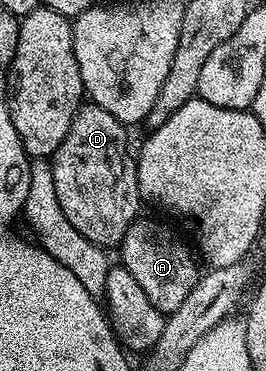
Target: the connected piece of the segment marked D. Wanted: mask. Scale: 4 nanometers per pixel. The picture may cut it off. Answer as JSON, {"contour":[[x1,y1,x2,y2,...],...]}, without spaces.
{"contour":[[94,104,80,105,69,124,69,130,65,132,65,138,50,159,53,185,57,187,57,204,61,204,65,220,69,220,69,224,73,224,73,228,77,228,85,240,104,248,118,247,125,232,141,214,139,167,136,155,127,151,127,134,123,130,126,130,124,123,105,112,105,108]]}

